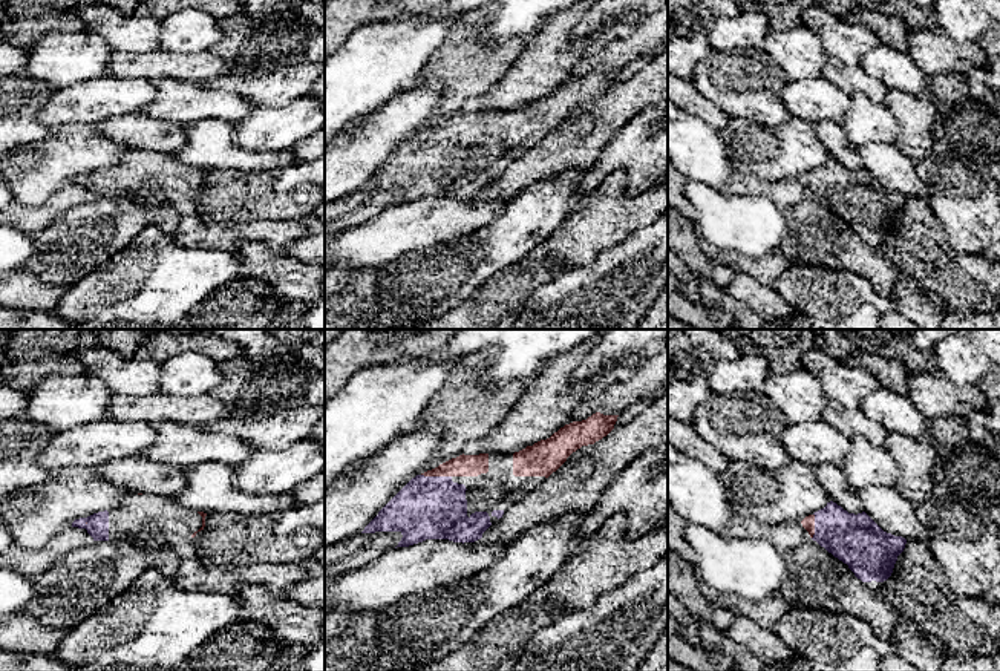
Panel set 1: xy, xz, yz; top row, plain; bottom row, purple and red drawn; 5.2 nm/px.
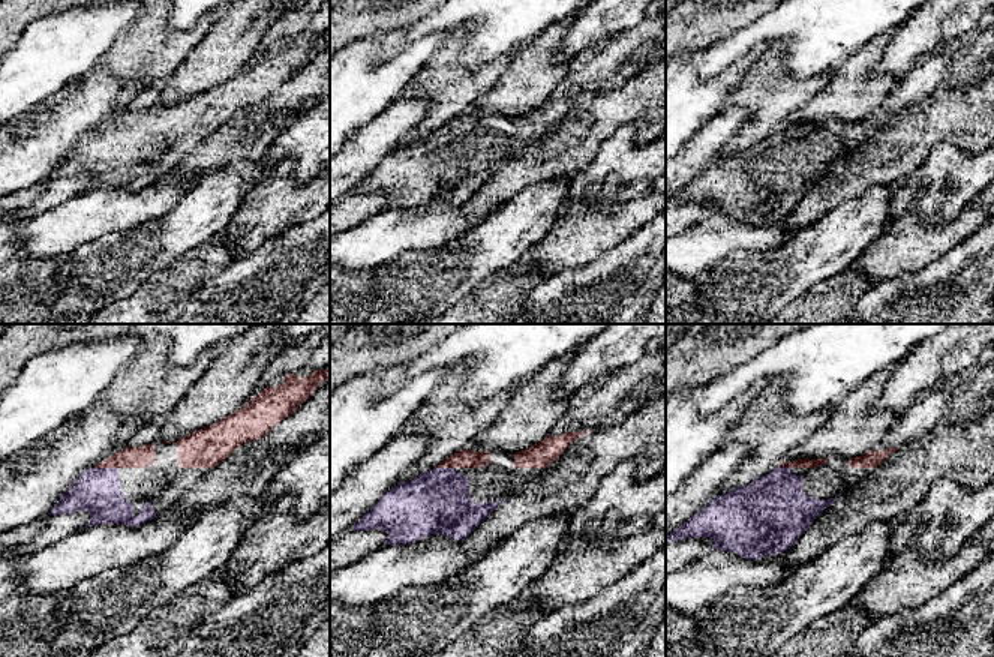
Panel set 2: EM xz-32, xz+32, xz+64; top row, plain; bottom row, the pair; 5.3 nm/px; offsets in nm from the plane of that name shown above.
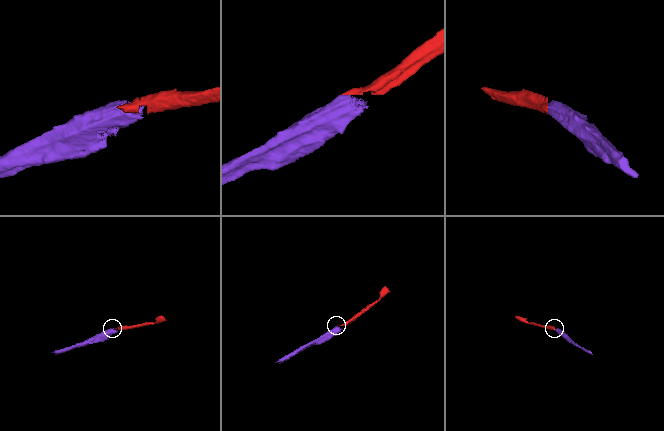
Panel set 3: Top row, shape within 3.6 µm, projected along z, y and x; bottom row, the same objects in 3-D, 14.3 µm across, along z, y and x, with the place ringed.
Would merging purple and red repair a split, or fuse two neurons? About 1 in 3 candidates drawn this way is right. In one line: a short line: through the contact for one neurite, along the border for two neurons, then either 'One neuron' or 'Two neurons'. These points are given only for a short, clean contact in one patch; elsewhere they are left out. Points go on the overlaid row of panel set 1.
One neuron

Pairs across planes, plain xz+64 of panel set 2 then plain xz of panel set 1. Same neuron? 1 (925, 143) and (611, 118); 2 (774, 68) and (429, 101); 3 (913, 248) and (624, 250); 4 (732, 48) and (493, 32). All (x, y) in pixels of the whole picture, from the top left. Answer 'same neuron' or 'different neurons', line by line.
1: same neuron
2: different neurons
3: different neurons
4: same neuron

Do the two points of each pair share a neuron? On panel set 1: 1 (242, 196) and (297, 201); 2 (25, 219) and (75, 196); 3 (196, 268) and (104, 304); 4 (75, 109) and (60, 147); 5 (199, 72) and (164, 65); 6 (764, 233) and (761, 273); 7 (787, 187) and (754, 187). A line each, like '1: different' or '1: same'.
1: same
2: same
3: same
4: different
5: same
6: different
7: same

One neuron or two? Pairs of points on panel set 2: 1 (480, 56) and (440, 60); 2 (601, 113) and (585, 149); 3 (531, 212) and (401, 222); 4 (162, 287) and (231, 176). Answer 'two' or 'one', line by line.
1: two
2: one
3: two
4: two

